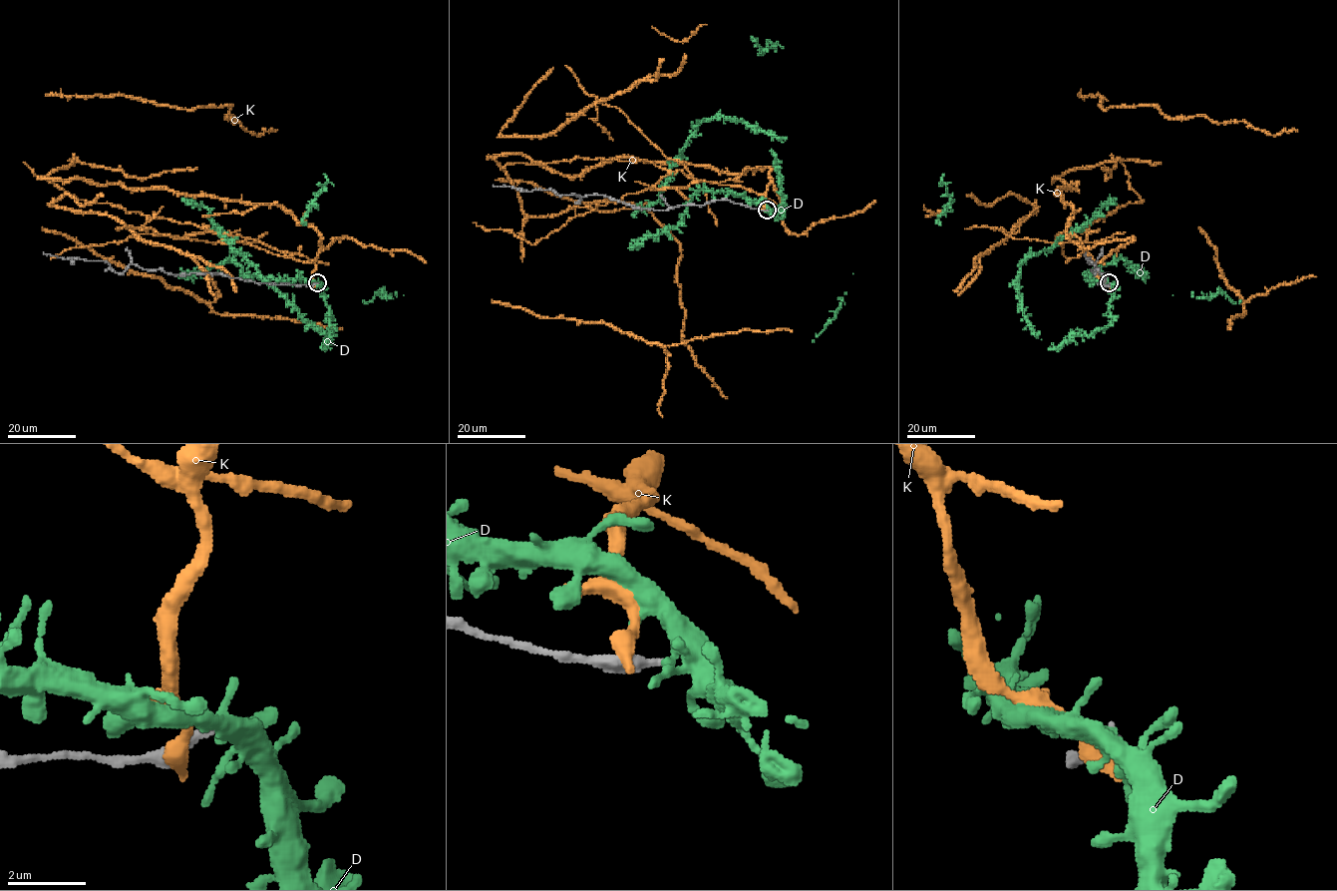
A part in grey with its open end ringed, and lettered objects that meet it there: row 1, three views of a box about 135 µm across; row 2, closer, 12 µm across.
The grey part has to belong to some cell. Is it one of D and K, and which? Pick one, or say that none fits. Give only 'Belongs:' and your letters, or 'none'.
Belongs: none

